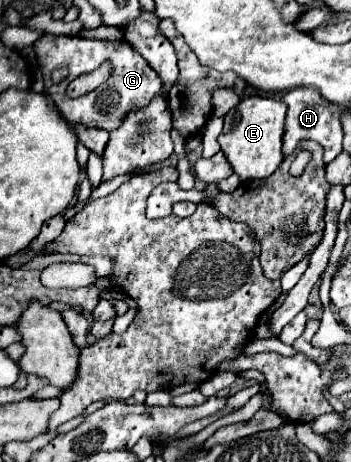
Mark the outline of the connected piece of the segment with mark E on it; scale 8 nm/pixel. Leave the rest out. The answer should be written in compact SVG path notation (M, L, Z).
M264 96L242 98L226 116L224 130L218 138L222 152L232 164L234 172L242 180L266 178L282 164L282 132L284 132L286 104L282 100L272 100Z

